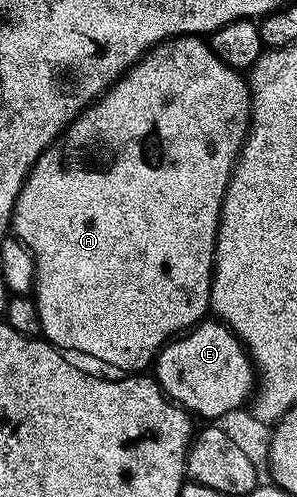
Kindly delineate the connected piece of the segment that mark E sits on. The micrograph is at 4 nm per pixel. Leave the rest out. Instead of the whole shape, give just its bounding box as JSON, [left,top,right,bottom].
[153,320,253,420]

